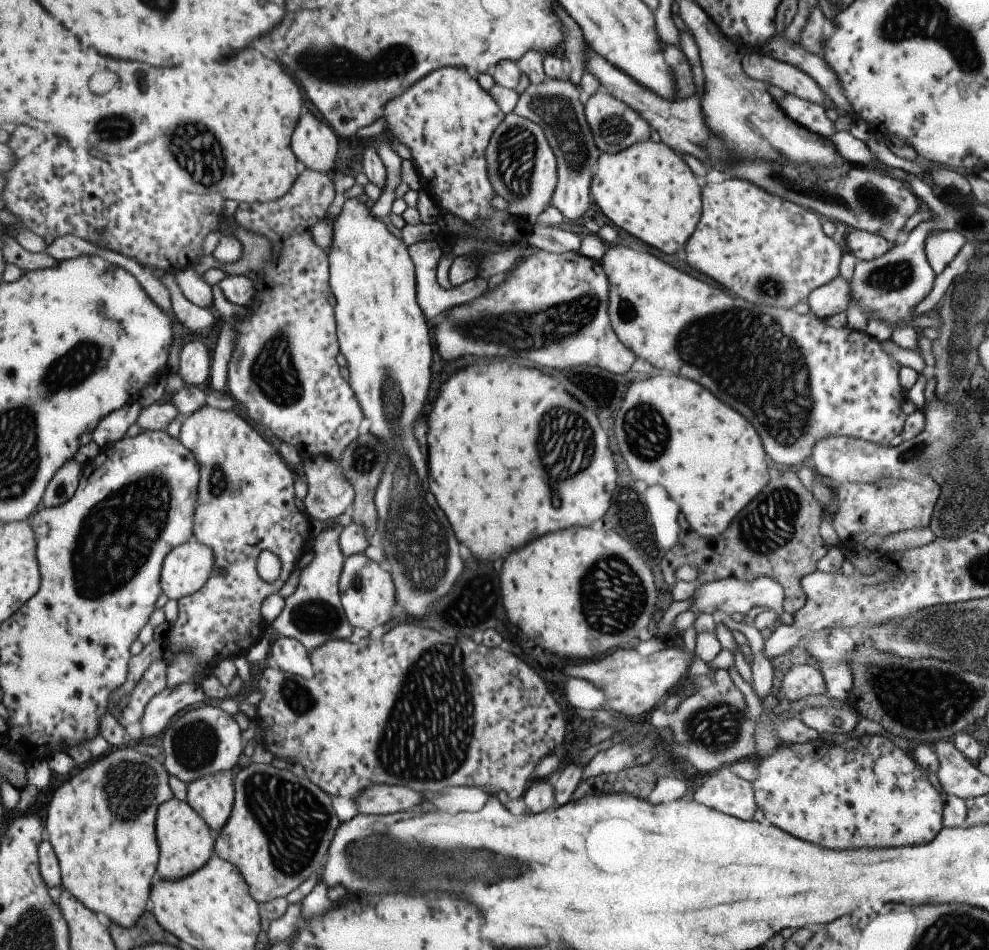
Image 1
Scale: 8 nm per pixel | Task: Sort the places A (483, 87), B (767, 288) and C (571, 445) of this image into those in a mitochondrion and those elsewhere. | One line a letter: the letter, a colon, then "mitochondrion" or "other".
A: other
B: mitochondrion
C: mitochondrion

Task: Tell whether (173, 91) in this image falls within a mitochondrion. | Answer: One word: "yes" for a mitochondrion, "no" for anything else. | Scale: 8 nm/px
no

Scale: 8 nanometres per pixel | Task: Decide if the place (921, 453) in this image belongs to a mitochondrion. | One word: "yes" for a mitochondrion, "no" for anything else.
yes

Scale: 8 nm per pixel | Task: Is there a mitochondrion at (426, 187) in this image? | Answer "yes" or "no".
no

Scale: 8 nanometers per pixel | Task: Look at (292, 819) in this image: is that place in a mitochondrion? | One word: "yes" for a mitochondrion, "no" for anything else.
yes

